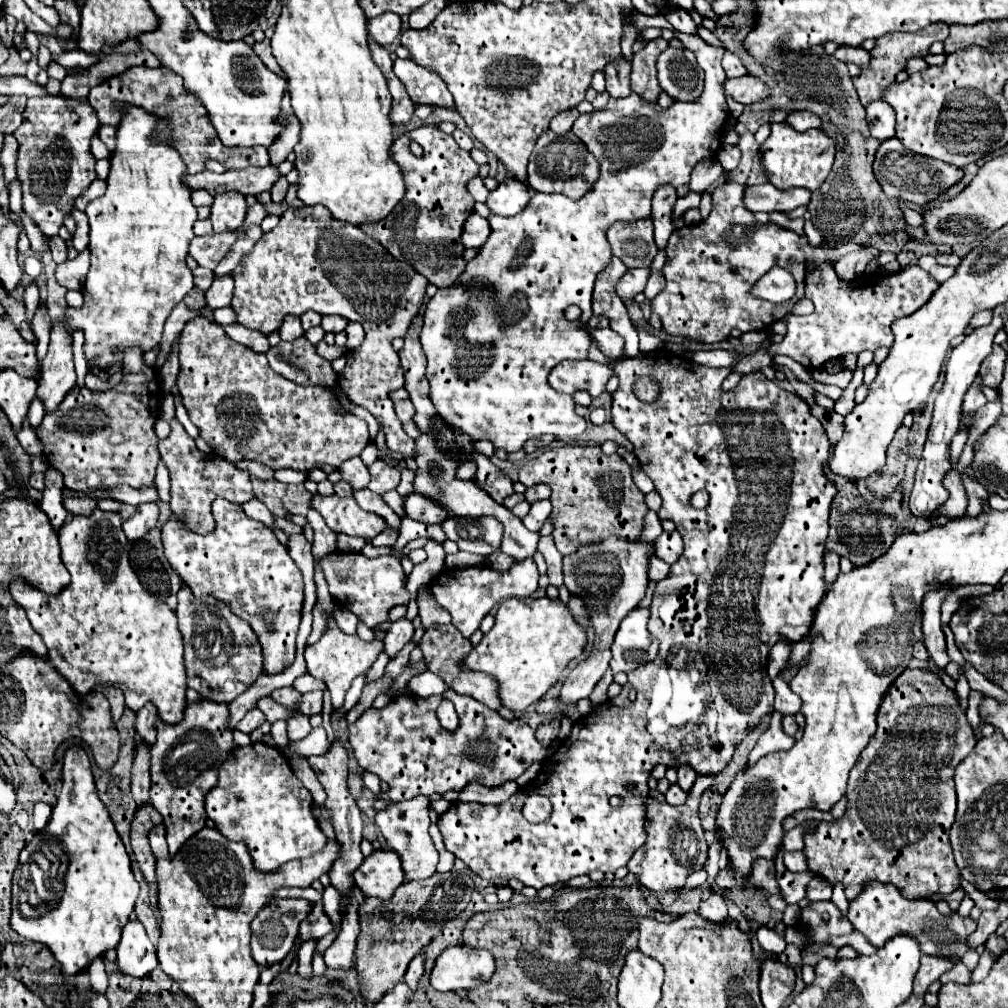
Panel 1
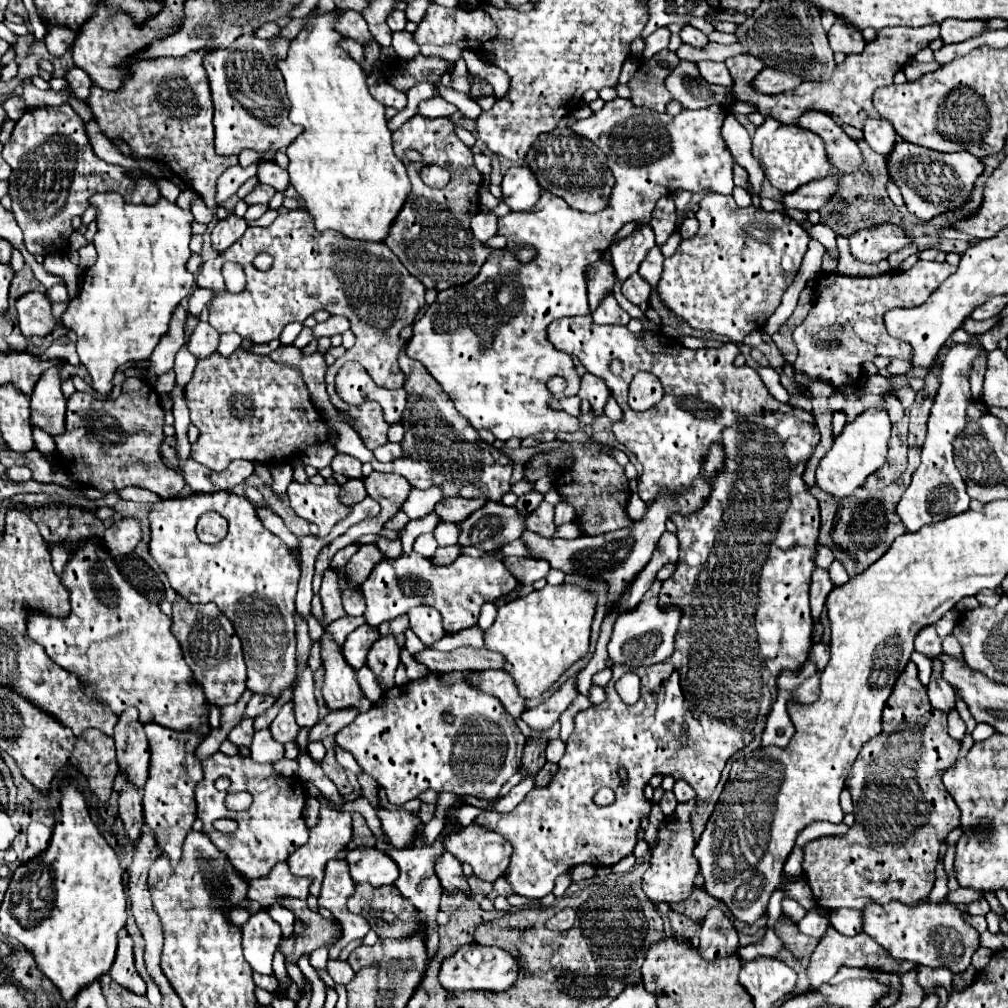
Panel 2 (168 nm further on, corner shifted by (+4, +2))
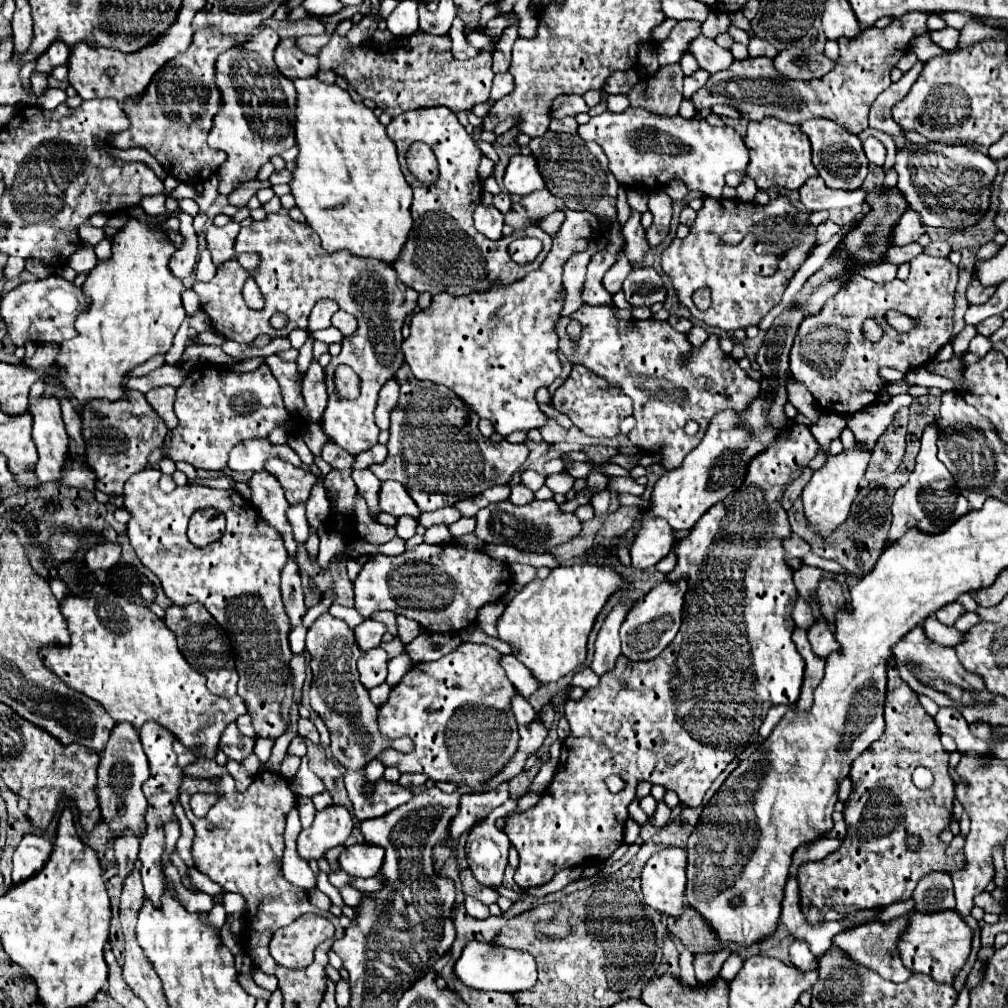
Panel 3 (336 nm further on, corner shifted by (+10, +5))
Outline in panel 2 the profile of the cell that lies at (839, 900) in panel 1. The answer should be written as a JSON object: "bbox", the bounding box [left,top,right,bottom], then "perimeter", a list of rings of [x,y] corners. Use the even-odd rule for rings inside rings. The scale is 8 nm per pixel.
{"bbox":[831,909,861,935],"perimeter":[[[837,909],[835,913],[831,913],[831,923],[839,933],[857,935],[861,931],[861,911]]]}

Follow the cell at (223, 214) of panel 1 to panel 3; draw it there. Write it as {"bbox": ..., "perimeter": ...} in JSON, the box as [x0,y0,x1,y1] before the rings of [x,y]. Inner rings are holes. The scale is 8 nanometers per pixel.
{"bbox":[207,222,239,266],"perimeter":[[[229,222],[227,226],[209,226],[207,230],[207,246],[211,250],[213,256],[213,264],[221,266],[221,262],[227,262],[229,258],[235,258],[235,250],[233,250],[233,242],[237,238],[239,232],[239,224],[237,222]]]}

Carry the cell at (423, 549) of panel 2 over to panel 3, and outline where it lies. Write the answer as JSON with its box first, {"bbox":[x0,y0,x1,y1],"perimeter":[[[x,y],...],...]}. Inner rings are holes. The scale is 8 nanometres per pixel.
{"bbox":[425,524,453,544],"perimeter":[[[437,524],[437,526],[431,526],[427,532],[425,532],[425,542],[427,544],[447,544],[451,542],[453,536],[449,534],[449,528],[445,524]]]}

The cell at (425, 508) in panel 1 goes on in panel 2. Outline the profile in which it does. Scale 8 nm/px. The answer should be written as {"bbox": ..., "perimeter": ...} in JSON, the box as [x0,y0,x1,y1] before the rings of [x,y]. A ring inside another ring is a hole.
{"bbox":[433,497,485,523],"perimeter":[[[445,497],[441,499],[433,513],[441,519],[441,521],[451,521],[451,523],[459,523],[463,519],[467,519],[473,511],[481,509],[485,505],[485,499],[459,499],[459,497]]]}

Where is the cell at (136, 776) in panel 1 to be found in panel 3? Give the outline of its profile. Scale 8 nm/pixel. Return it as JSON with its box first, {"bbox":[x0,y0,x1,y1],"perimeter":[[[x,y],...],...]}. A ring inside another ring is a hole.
{"bbox":[115,832,139,880],"perimeter":[[[125,832],[123,838],[115,840],[115,860],[121,880],[125,880],[135,868],[137,854],[139,854],[139,838],[135,838],[131,832]]]}

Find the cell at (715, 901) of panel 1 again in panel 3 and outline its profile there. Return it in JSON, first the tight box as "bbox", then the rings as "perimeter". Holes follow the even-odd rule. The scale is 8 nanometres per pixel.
{"bbox":[693,950,729,984],"perimeter":[[[725,950],[721,954],[697,954],[695,960],[693,960],[697,982],[707,984],[713,978],[717,978],[723,962],[727,960],[727,956],[729,956],[729,952],[725,952]]]}

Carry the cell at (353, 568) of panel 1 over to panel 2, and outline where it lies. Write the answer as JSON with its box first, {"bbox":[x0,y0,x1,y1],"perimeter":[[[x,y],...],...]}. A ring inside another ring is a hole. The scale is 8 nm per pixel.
{"bbox":[361,553,517,633],"perimeter":[[[417,553],[401,555],[399,561],[401,569],[397,569],[395,561],[391,559],[377,563],[365,581],[365,589],[361,589],[367,603],[365,619],[373,627],[407,613],[415,605],[433,605],[443,615],[445,631],[459,633],[467,627],[477,625],[479,609],[483,603],[493,603],[499,597],[509,595],[517,587],[517,579],[503,567],[501,561],[493,557],[473,559],[459,555],[451,565],[445,567],[435,567],[429,559],[419,557]]]}

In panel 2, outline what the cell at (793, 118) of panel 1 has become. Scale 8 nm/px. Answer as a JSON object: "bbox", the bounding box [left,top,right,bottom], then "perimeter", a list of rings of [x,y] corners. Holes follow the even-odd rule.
{"bbox":[797,113,861,171],"perimeter":[[[803,113],[797,121],[799,127],[809,129],[813,133],[817,133],[827,147],[827,155],[833,167],[849,171],[855,169],[861,163],[861,153],[859,147],[855,145],[855,141],[851,137],[845,135],[845,131],[835,125],[835,121],[831,117],[827,117],[825,113]]]}

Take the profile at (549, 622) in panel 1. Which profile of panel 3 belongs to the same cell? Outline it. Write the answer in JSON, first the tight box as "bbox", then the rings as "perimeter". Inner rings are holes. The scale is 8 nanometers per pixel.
{"bbox":[497,564,627,682],"perimeter":[[[575,564],[553,568],[547,578],[535,578],[513,598],[497,622],[499,638],[511,644],[513,656],[519,658],[537,680],[557,682],[585,662],[587,638],[597,614],[613,592],[625,588],[627,580],[623,580],[613,566]]]}

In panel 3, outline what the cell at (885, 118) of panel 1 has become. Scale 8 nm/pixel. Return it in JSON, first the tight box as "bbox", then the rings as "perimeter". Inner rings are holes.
{"bbox":[863,138,885,168],"perimeter":[[[867,138],[865,142],[863,142],[863,148],[865,148],[865,154],[867,154],[867,158],[869,158],[869,162],[871,164],[875,164],[875,166],[879,166],[879,168],[883,168],[883,164],[885,164],[885,146],[877,140],[877,138]]]}

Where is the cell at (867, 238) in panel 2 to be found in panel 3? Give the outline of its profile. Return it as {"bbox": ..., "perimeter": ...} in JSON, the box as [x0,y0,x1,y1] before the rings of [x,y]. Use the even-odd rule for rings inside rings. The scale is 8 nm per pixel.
{"bbox":[893,210,925,246],"perimeter":[[[907,210],[899,224],[895,226],[895,232],[893,232],[893,246],[905,246],[909,242],[915,242],[921,234],[925,234],[925,226],[921,222],[921,218],[917,218],[915,210]]]}

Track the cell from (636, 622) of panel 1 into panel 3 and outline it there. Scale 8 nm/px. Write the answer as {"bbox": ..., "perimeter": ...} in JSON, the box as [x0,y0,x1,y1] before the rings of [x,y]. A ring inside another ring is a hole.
{"bbox":[621,578,687,660],"perimeter":[[[681,578],[677,582],[665,580],[657,584],[643,600],[633,604],[625,622],[621,624],[623,656],[627,656],[629,660],[653,660],[671,644],[681,626],[685,592],[687,592],[687,578]]]}

